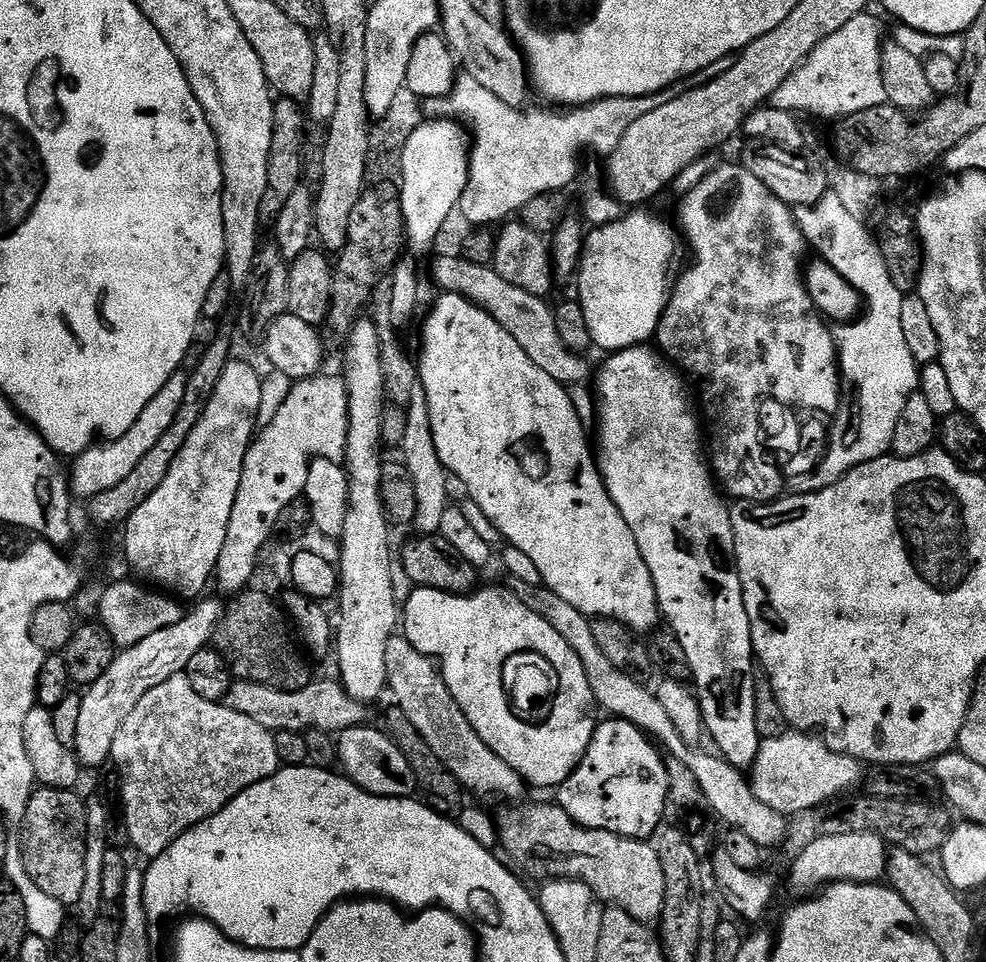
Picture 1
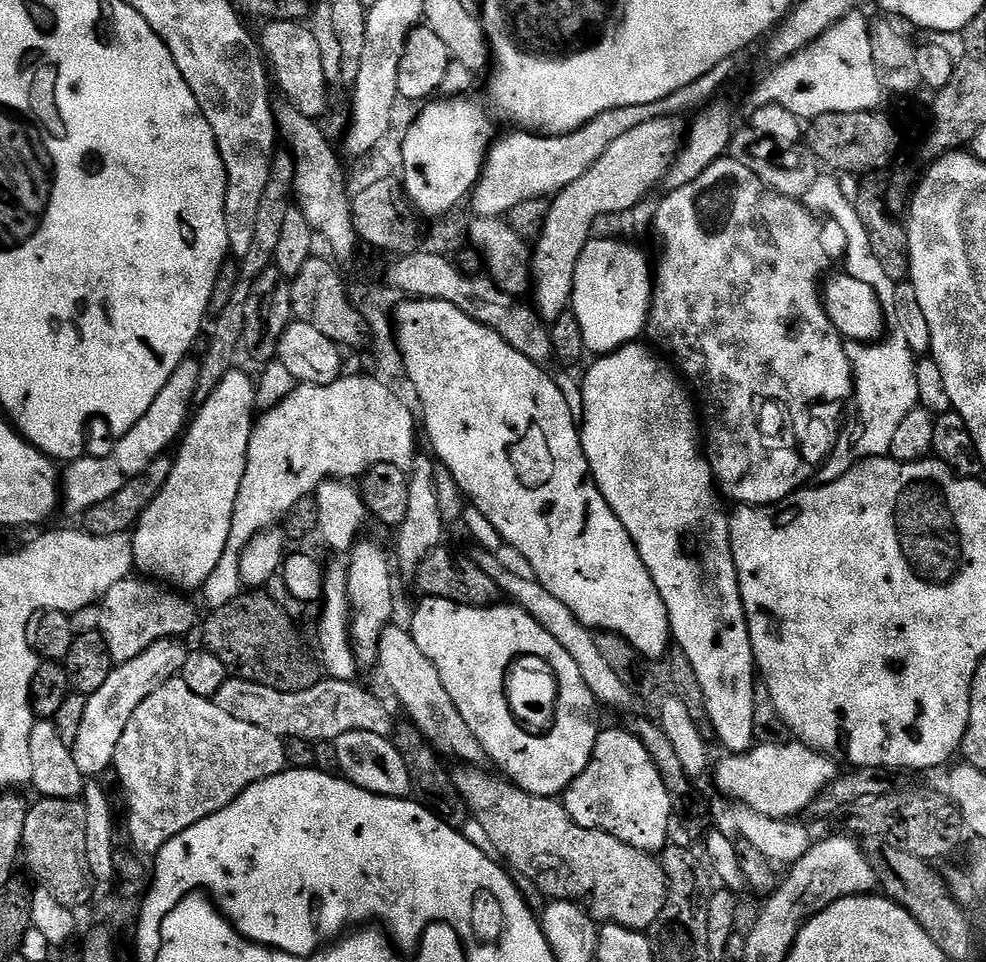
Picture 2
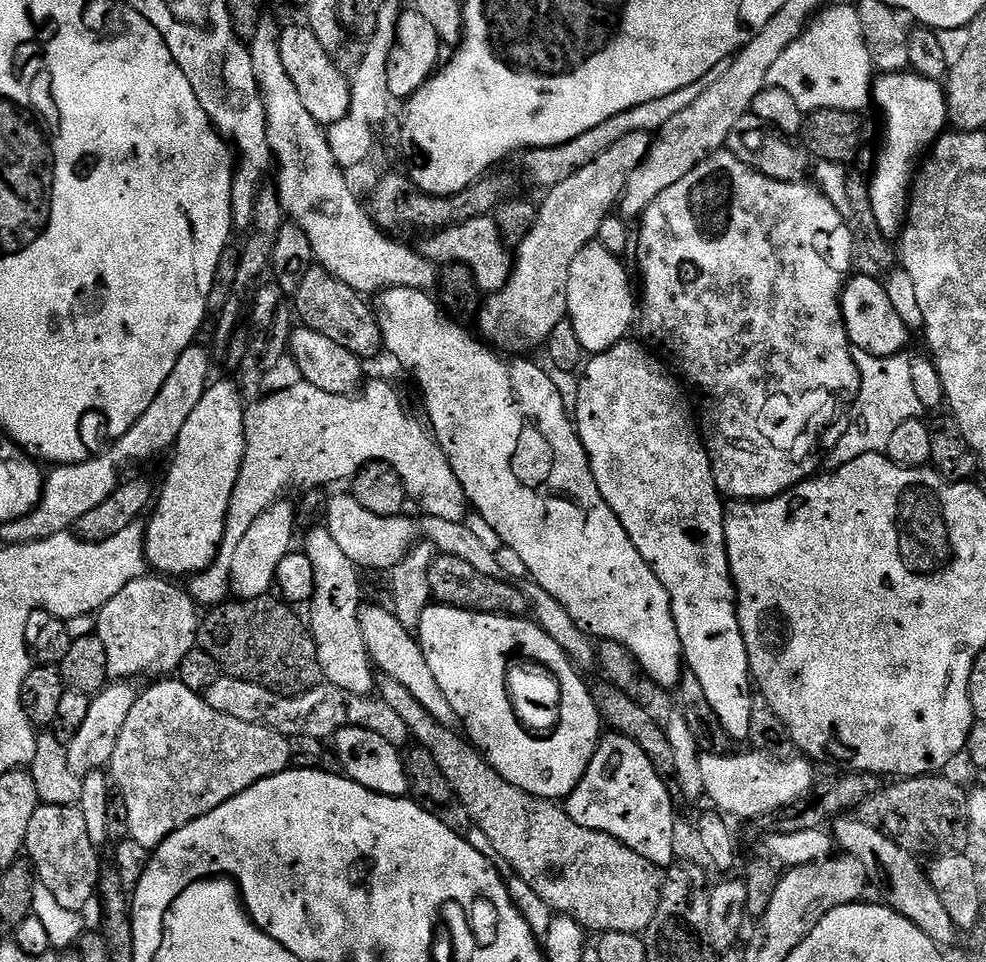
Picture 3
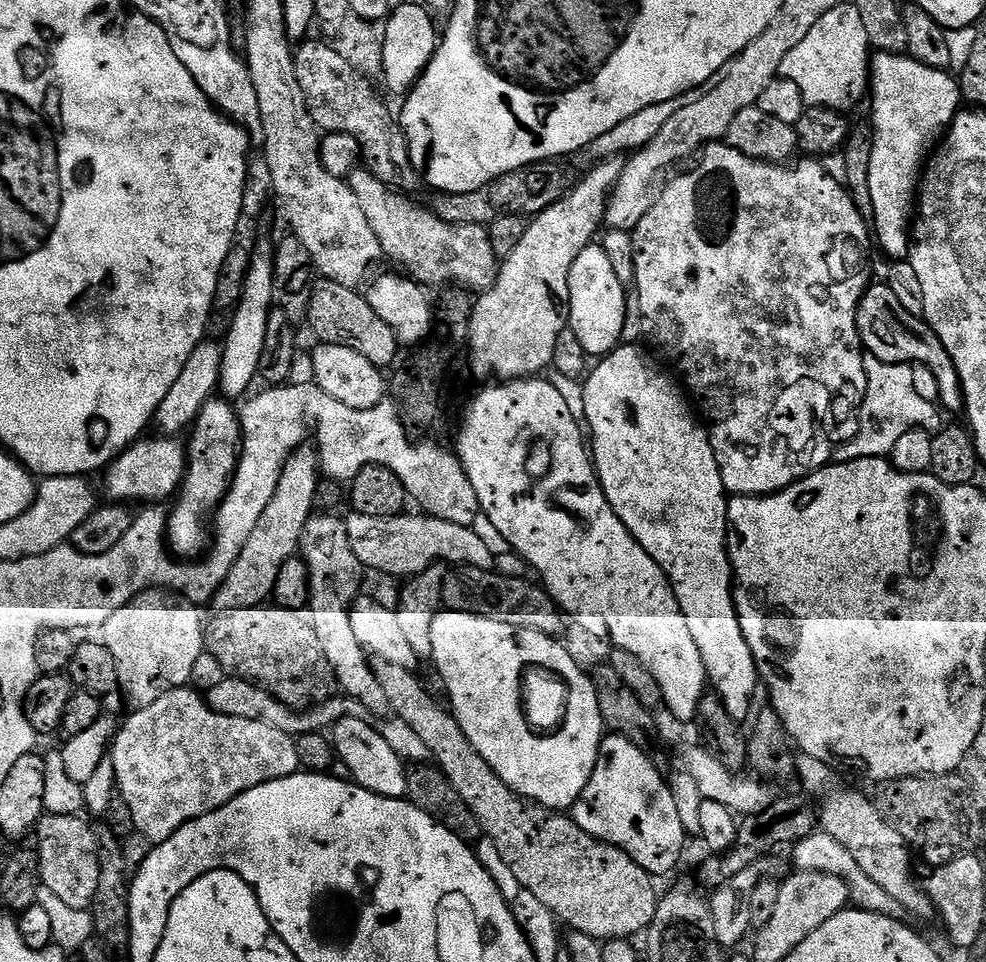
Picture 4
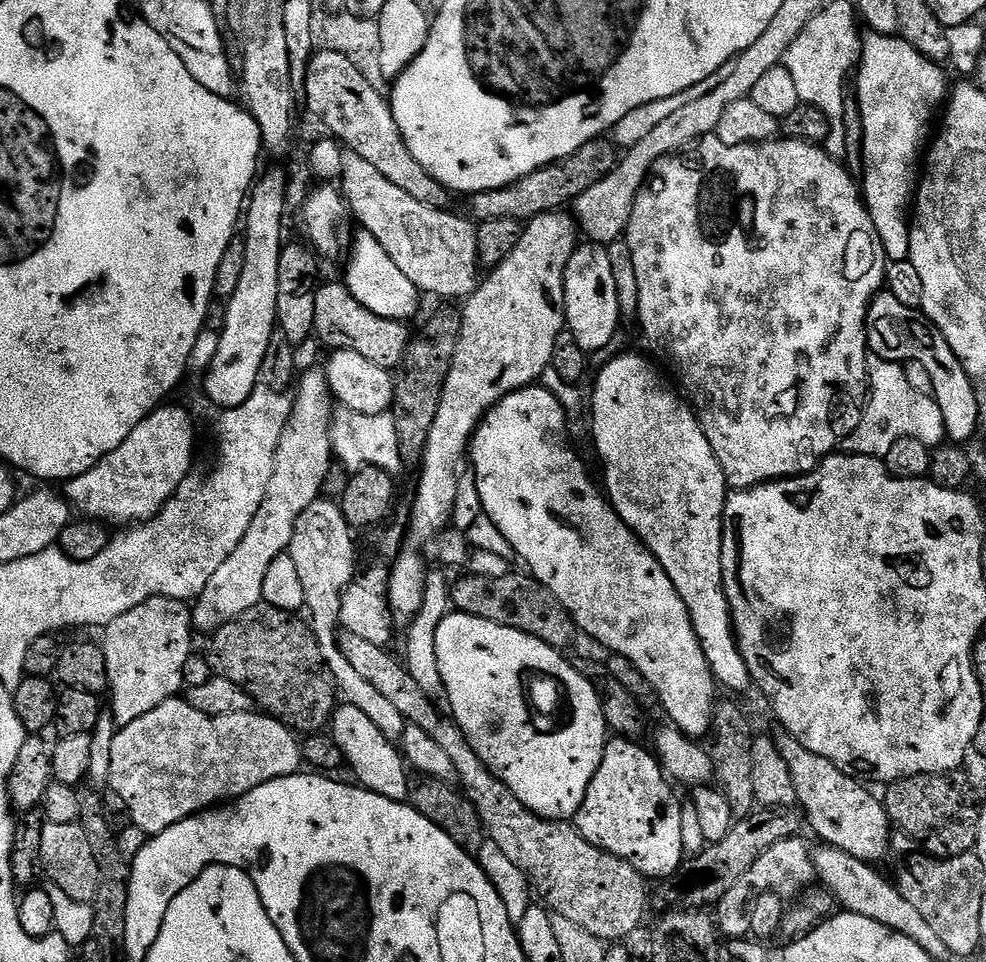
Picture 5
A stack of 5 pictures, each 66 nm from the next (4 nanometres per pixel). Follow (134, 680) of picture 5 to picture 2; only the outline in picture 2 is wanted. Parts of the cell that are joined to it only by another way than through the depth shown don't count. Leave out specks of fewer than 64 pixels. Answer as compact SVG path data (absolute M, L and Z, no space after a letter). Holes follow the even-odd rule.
M140 578L115 583L100 602L98 631L115 665L136 658L158 640L184 638L196 624L196 612L181 593L148 580L136 579Z

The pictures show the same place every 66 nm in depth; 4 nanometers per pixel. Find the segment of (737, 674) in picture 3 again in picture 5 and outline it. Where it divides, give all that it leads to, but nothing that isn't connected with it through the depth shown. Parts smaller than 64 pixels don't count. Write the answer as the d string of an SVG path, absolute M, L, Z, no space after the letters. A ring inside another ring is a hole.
M616 356L596 376L596 385L592 388L592 440L604 467L602 488L624 525L644 543L648 553L662 566L666 578L674 582L674 590L678 590L690 614L690 622L717 685L740 692L749 687L750 677L736 643L732 611L728 609L722 578L724 507L730 485L691 404L667 379L660 377L661 369L648 360L640 356Z

